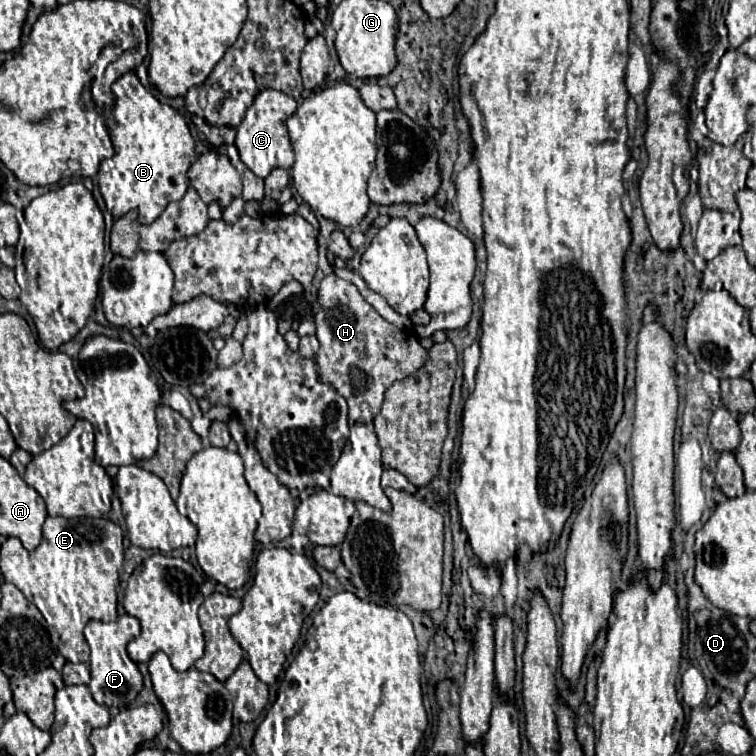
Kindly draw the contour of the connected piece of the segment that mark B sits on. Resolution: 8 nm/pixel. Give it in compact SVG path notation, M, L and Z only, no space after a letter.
M135 72L123 74L111 88L115 94L115 108L107 127L115 156L101 162L97 185L113 218L137 208L139 222L151 224L169 202L181 200L187 192L187 170L197 158L195 140L183 116L147 92Z

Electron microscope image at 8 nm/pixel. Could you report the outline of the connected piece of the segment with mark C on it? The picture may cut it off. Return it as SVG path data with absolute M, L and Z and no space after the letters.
M263 90L251 108L247 108L247 114L243 122L237 126L237 138L235 146L239 150L239 158L243 164L259 178L265 178L273 168L285 168L289 170L293 166L293 148L289 142L289 134L285 128L285 120L295 112L297 102L277 90Z

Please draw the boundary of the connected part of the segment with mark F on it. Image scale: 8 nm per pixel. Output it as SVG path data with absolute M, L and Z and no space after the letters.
M129 614L120 615L117 622L97 622L91 620L85 626L85 638L91 646L91 682L89 690L97 704L103 704L107 708L119 708L123 710L127 704L135 700L139 690L143 688L143 678L137 668L137 664L127 656L127 642L139 635L141 626L139 620Z

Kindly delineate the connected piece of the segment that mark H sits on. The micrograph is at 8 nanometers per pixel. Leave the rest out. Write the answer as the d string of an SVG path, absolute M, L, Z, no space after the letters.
M329 274L319 286L319 312L315 314L319 354L317 366L323 382L329 382L349 404L349 422L369 424L379 414L385 390L409 374L417 372L425 360L427 350L419 344L413 332L403 332L383 320L373 306L369 306L355 284Z

